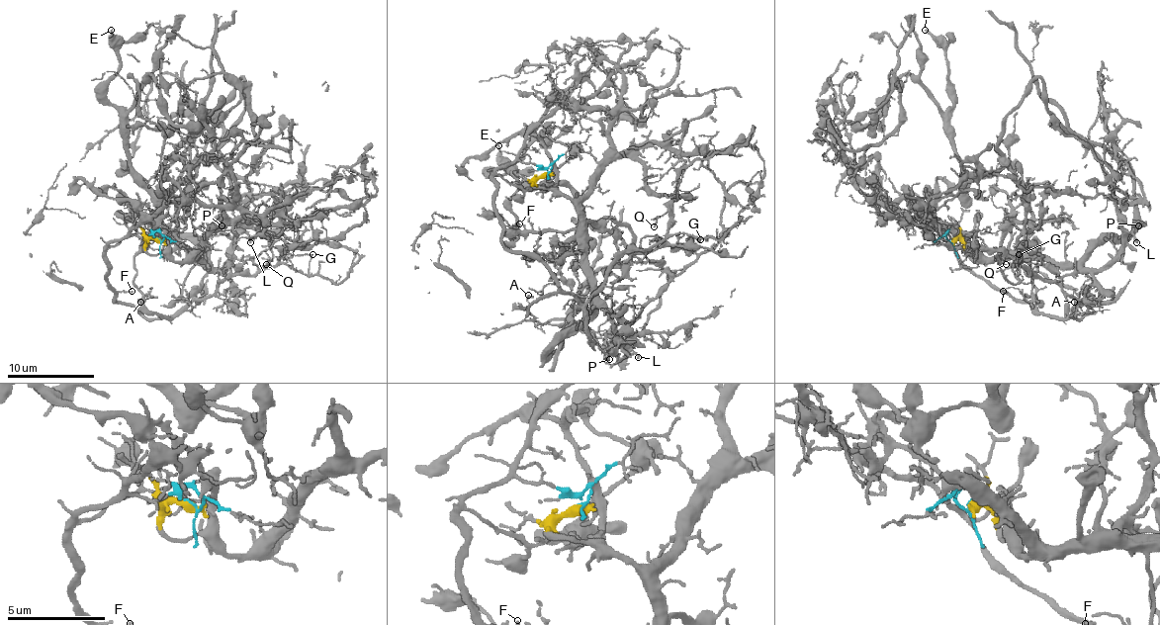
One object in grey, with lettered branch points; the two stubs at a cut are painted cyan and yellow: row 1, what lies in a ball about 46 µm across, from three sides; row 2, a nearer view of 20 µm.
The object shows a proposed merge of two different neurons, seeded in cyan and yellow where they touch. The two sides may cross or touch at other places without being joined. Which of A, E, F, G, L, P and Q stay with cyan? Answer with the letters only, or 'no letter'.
A, F, G, Q

